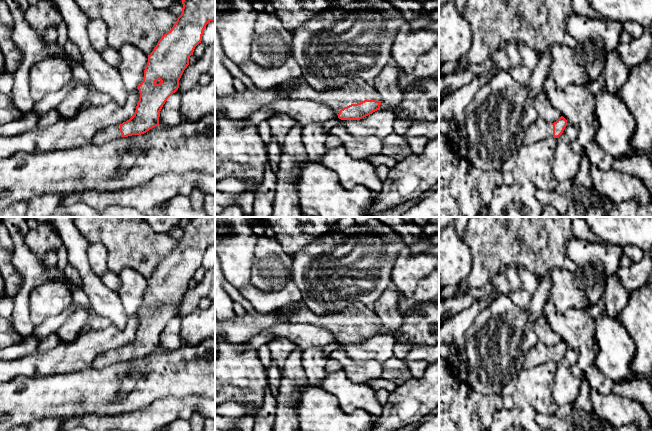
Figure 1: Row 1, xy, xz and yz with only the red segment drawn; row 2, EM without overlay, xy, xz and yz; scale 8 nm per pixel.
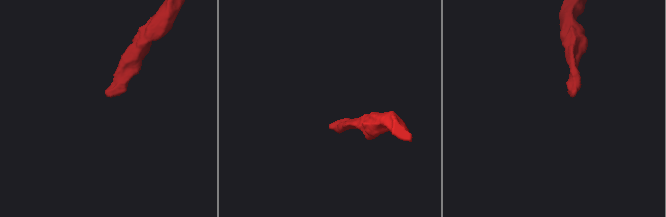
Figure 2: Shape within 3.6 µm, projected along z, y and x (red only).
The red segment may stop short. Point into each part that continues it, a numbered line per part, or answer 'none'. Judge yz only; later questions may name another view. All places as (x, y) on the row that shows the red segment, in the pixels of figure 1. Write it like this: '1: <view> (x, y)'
1: yz (540, 129)

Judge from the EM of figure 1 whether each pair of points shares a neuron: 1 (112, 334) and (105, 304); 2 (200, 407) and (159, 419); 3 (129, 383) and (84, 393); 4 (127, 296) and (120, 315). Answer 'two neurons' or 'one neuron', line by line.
1: two neurons
2: one neuron
3: two neurons
4: two neurons

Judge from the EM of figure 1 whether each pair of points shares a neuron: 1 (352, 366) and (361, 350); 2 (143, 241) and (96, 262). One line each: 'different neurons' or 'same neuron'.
1: different neurons
2: different neurons

